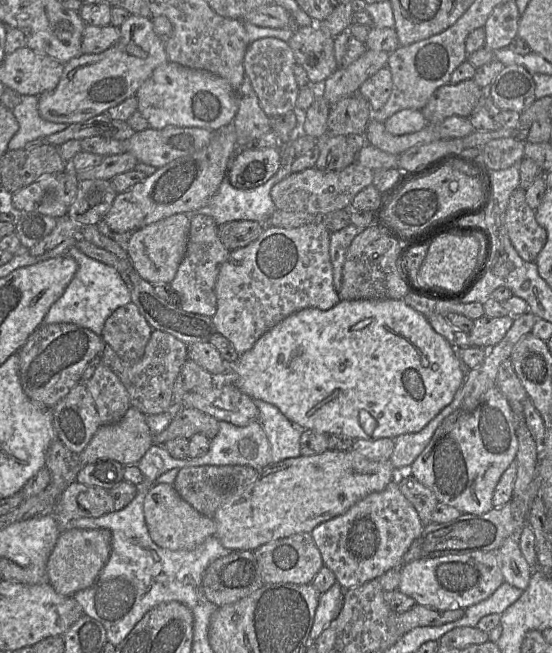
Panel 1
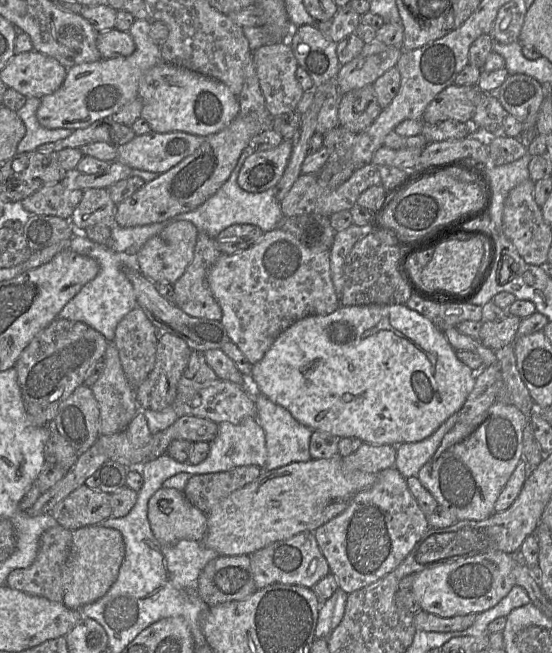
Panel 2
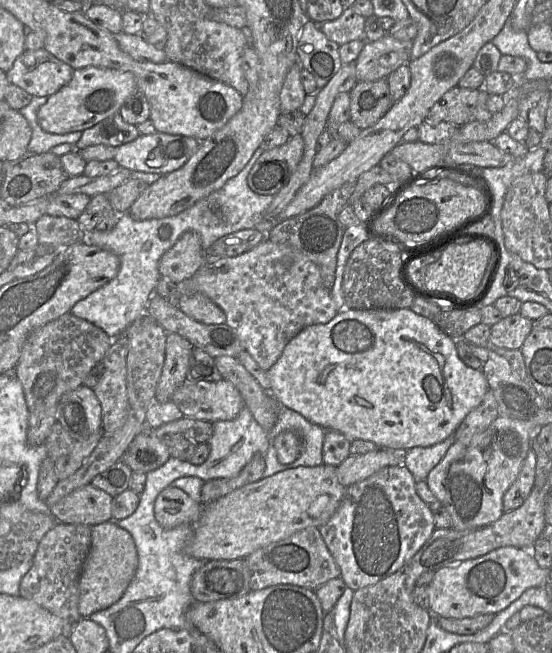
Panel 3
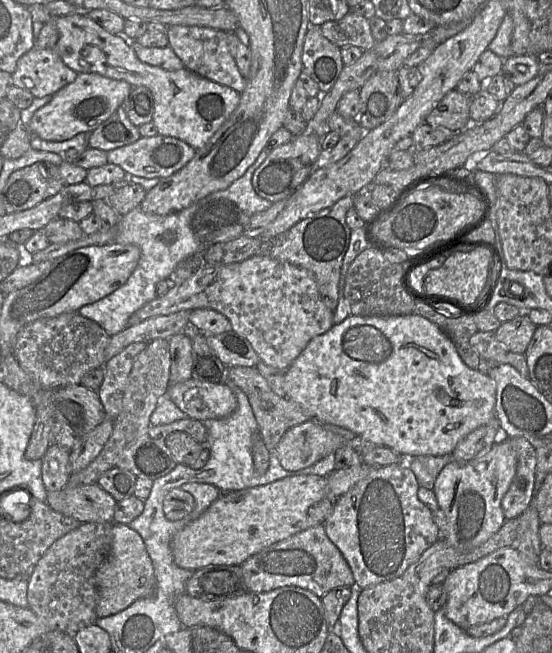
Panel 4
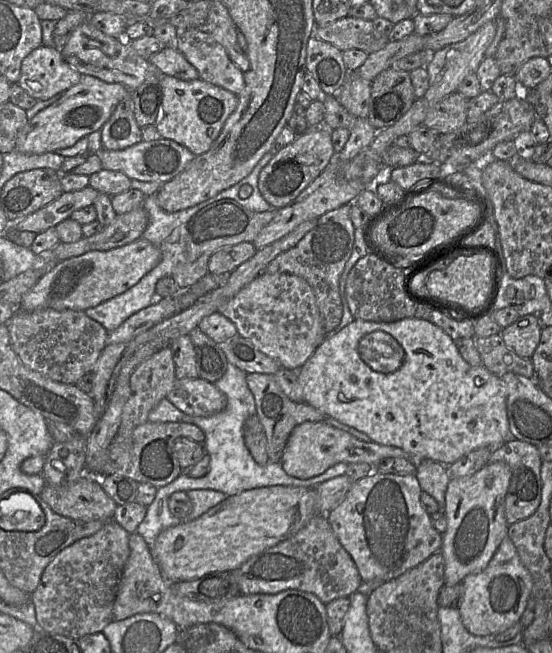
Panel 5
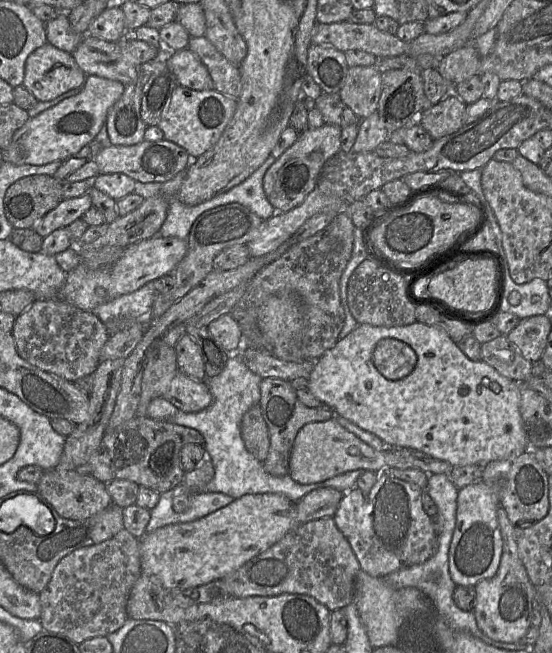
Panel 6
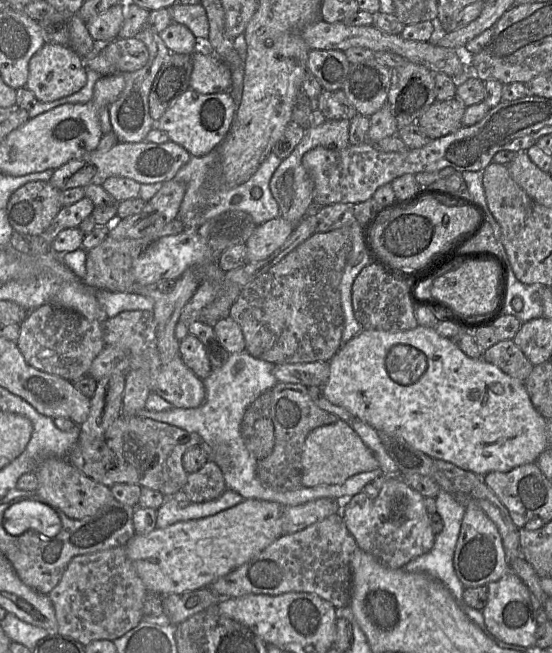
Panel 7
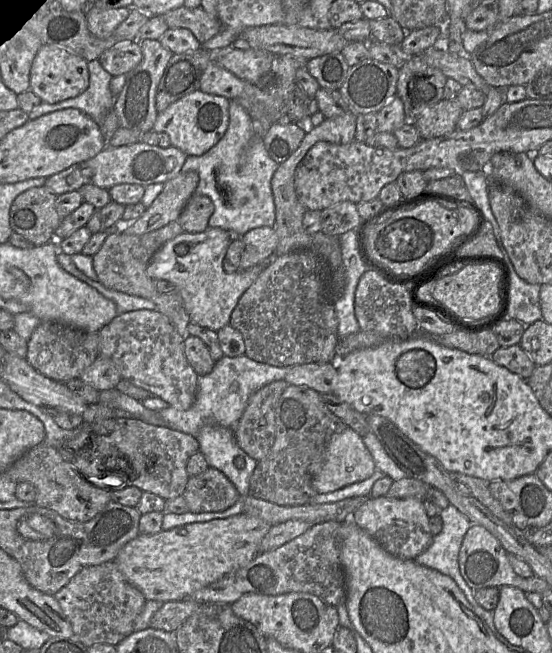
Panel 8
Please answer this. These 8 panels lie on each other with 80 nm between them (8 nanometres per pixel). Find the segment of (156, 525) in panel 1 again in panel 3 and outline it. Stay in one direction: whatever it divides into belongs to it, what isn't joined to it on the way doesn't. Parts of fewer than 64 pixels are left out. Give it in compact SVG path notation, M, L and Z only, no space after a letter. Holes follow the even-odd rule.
M176 487L162 490L155 499L154 516L158 524L172 529L183 524L195 526L202 514L202 504Z

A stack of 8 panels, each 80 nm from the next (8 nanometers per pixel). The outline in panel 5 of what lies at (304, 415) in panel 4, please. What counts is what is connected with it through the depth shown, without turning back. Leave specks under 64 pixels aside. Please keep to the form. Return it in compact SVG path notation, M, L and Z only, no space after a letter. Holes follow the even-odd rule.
M248 373L246 383L253 394L256 414L265 431L267 455L271 463L280 462L287 440L296 426L304 422L322 422L326 417L329 417L308 404L296 403L289 399L276 383L273 375Z

